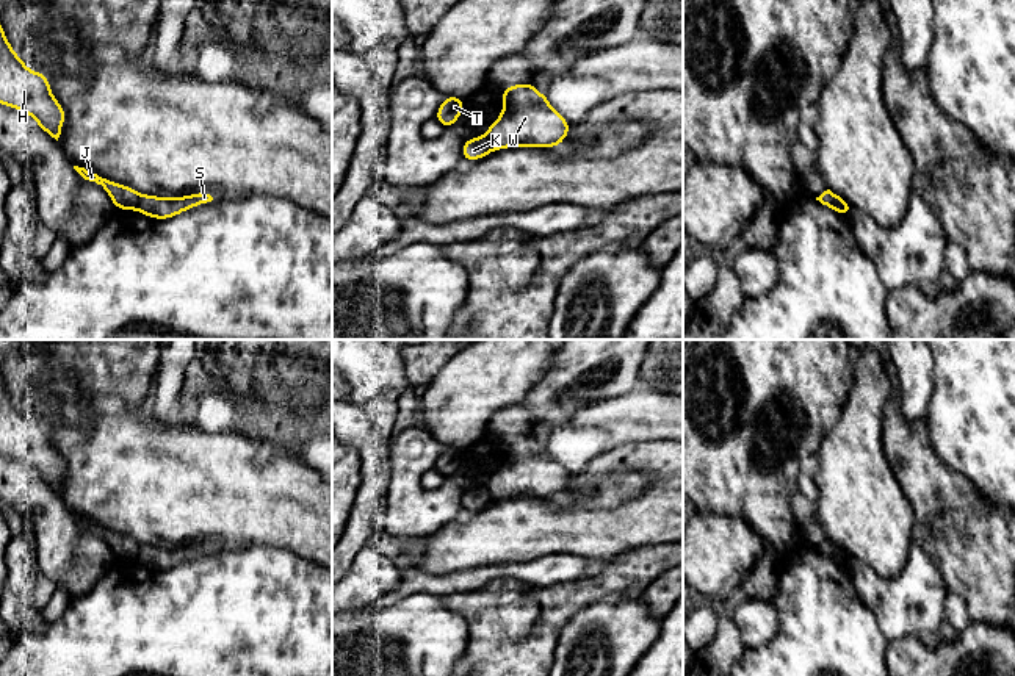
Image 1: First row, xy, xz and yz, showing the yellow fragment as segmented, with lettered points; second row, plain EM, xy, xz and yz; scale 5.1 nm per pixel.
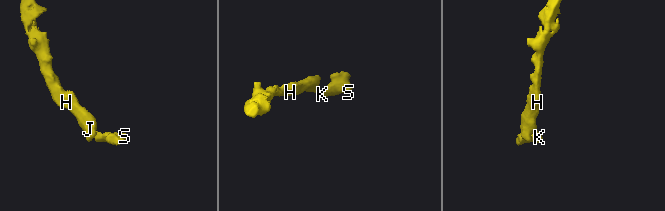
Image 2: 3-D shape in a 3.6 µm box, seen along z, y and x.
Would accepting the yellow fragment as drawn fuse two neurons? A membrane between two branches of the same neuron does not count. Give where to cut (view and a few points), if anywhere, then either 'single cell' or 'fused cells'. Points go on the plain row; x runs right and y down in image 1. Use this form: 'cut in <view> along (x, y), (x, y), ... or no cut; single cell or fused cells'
cut in xy along (140, 545), (137, 559); fused cells

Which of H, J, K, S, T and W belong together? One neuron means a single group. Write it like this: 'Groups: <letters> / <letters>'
Groups: H J K T / S W

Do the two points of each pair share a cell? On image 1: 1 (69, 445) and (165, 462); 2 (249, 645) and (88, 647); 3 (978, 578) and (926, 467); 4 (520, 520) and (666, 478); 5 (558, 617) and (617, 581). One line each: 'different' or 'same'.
1: same
2: same
3: same
4: same
5: same

